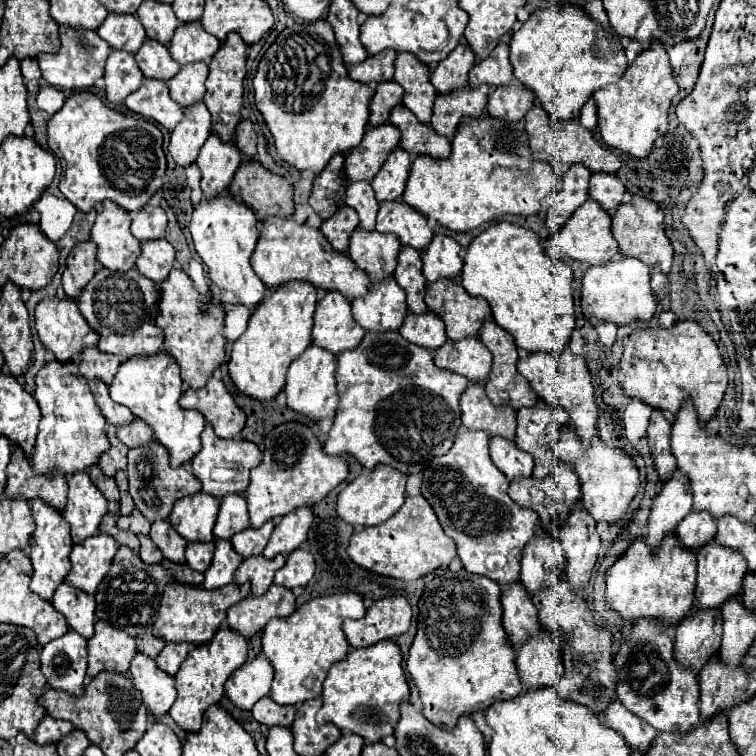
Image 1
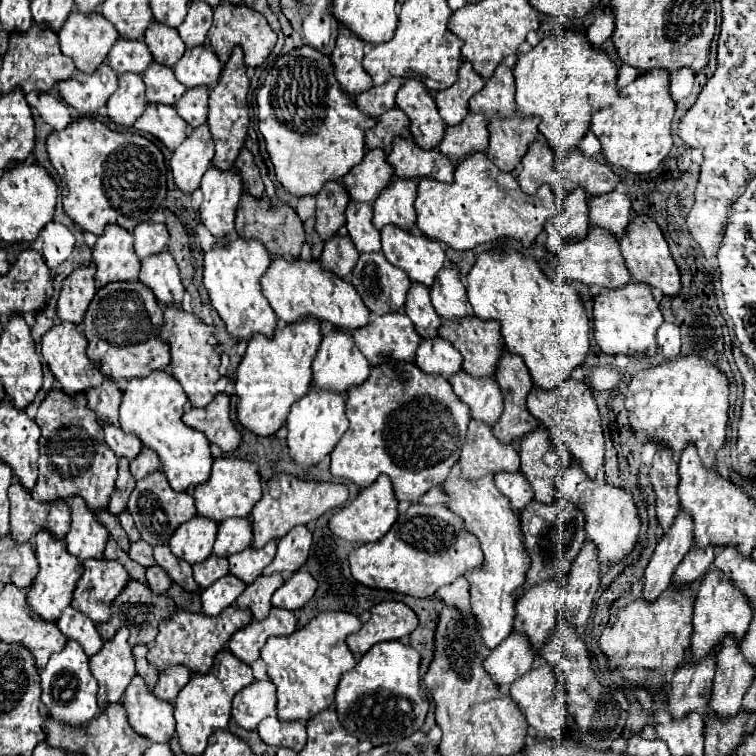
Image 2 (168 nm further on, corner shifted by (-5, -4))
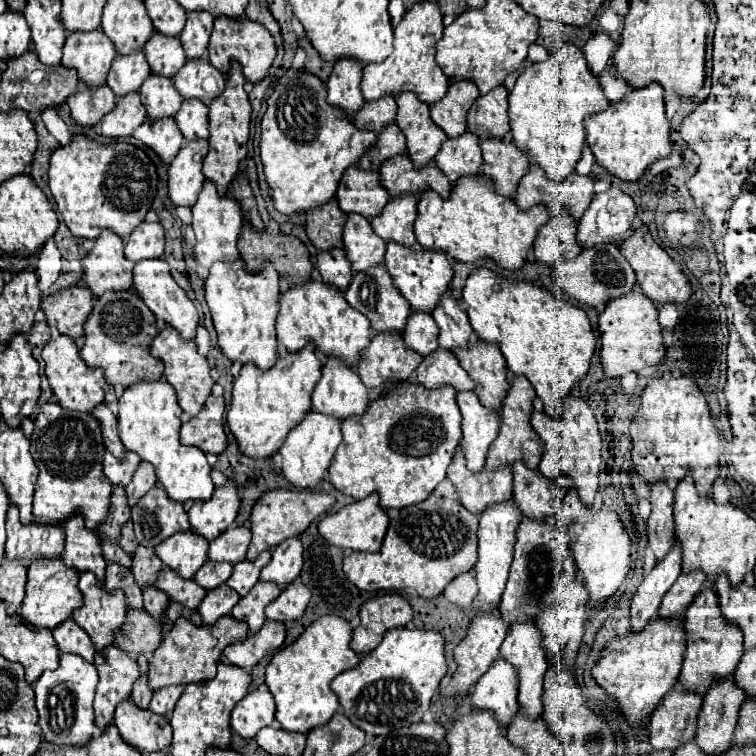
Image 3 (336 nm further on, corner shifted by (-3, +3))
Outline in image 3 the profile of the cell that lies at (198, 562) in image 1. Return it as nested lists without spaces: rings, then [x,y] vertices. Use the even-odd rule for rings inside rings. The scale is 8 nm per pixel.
[[[210,559],[210,561],[206,561],[206,563],[196,571],[194,581],[196,581],[200,587],[204,587],[206,591],[210,591],[210,589],[214,589],[214,587],[226,583],[228,577],[230,577],[230,573],[232,573],[232,563],[212,563],[212,559]]]

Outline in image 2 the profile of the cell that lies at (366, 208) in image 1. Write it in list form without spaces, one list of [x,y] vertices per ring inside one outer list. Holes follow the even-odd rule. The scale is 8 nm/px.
[[[350,202],[346,208],[346,230],[360,254],[380,252],[380,232],[372,226],[372,208],[364,202]]]

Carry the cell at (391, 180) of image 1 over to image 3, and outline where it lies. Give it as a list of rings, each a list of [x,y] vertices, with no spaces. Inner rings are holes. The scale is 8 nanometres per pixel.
[[[406,193],[392,199],[378,215],[370,219],[372,229],[384,241],[398,241],[402,245],[414,245],[414,219],[416,219],[416,195]]]

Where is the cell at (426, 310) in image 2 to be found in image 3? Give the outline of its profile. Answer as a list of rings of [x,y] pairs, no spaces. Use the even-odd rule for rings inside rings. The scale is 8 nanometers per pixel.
[[[412,311],[404,329],[404,341],[420,355],[428,355],[438,347],[438,325],[428,311]]]

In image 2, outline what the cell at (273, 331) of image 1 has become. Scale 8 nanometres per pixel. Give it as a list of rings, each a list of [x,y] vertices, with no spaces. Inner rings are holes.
[[[304,318],[302,322],[276,328],[272,340],[256,334],[248,342],[246,356],[236,374],[236,418],[246,430],[256,436],[274,436],[284,426],[292,404],[306,396],[310,388],[312,360],[316,358],[320,342],[322,334],[316,318]]]

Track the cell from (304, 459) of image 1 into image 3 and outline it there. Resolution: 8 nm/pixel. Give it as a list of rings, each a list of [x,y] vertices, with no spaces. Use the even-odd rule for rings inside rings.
[[[270,489],[266,491],[252,507],[250,515],[250,531],[252,531],[252,541],[248,547],[248,559],[256,559],[256,555],[264,549],[276,547],[282,539],[288,539],[292,535],[300,535],[314,519],[320,515],[328,513],[336,503],[336,497],[330,493],[322,491],[306,491],[306,489]]]

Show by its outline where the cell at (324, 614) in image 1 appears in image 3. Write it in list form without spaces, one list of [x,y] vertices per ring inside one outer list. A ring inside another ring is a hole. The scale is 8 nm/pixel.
[[[324,615],[320,619],[316,619],[314,623],[310,623],[306,627],[306,631],[288,647],[278,649],[268,667],[266,667],[266,685],[270,689],[270,693],[276,699],[276,721],[280,723],[282,729],[286,731],[300,731],[306,733],[318,725],[324,725],[338,709],[338,697],[336,693],[330,689],[330,683],[336,675],[340,675],[342,671],[354,667],[360,659],[358,655],[350,649],[350,635],[352,635],[352,627],[348,625],[346,619],[336,617],[336,615]]]

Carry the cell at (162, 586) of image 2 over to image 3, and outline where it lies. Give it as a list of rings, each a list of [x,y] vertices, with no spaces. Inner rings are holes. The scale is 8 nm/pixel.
[[[148,587],[142,589],[144,591],[144,607],[150,615],[154,617],[162,617],[166,607],[168,607],[168,595],[164,595],[164,591],[160,591],[158,587]]]

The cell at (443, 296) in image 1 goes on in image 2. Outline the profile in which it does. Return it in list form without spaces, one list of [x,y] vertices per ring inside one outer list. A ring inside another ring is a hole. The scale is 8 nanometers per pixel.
[[[468,316],[460,324],[442,322],[440,336],[444,340],[450,340],[452,346],[464,356],[464,370],[472,378],[492,378],[496,374],[496,364],[498,364],[500,356],[504,354],[504,344],[502,344],[498,322],[484,322],[484,320],[474,318],[474,316]]]

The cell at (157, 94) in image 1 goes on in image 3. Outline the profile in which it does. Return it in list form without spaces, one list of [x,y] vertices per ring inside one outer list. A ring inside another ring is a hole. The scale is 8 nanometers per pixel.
[[[172,117],[164,119],[146,119],[134,133],[136,139],[140,139],[144,145],[154,149],[164,163],[170,163],[174,155],[184,145],[184,135],[180,133],[176,121]]]

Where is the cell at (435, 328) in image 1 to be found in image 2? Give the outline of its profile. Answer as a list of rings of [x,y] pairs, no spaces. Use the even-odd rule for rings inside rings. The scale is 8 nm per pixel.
[[[444,338],[422,340],[416,354],[416,366],[426,374],[452,378],[462,370],[462,354]]]

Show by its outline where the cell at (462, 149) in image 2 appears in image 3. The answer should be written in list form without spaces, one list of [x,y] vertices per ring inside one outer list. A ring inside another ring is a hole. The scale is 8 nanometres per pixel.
[[[464,131],[460,137],[446,139],[436,155],[436,165],[446,171],[450,183],[454,185],[458,177],[476,175],[482,169],[482,149],[480,139],[472,131]]]

